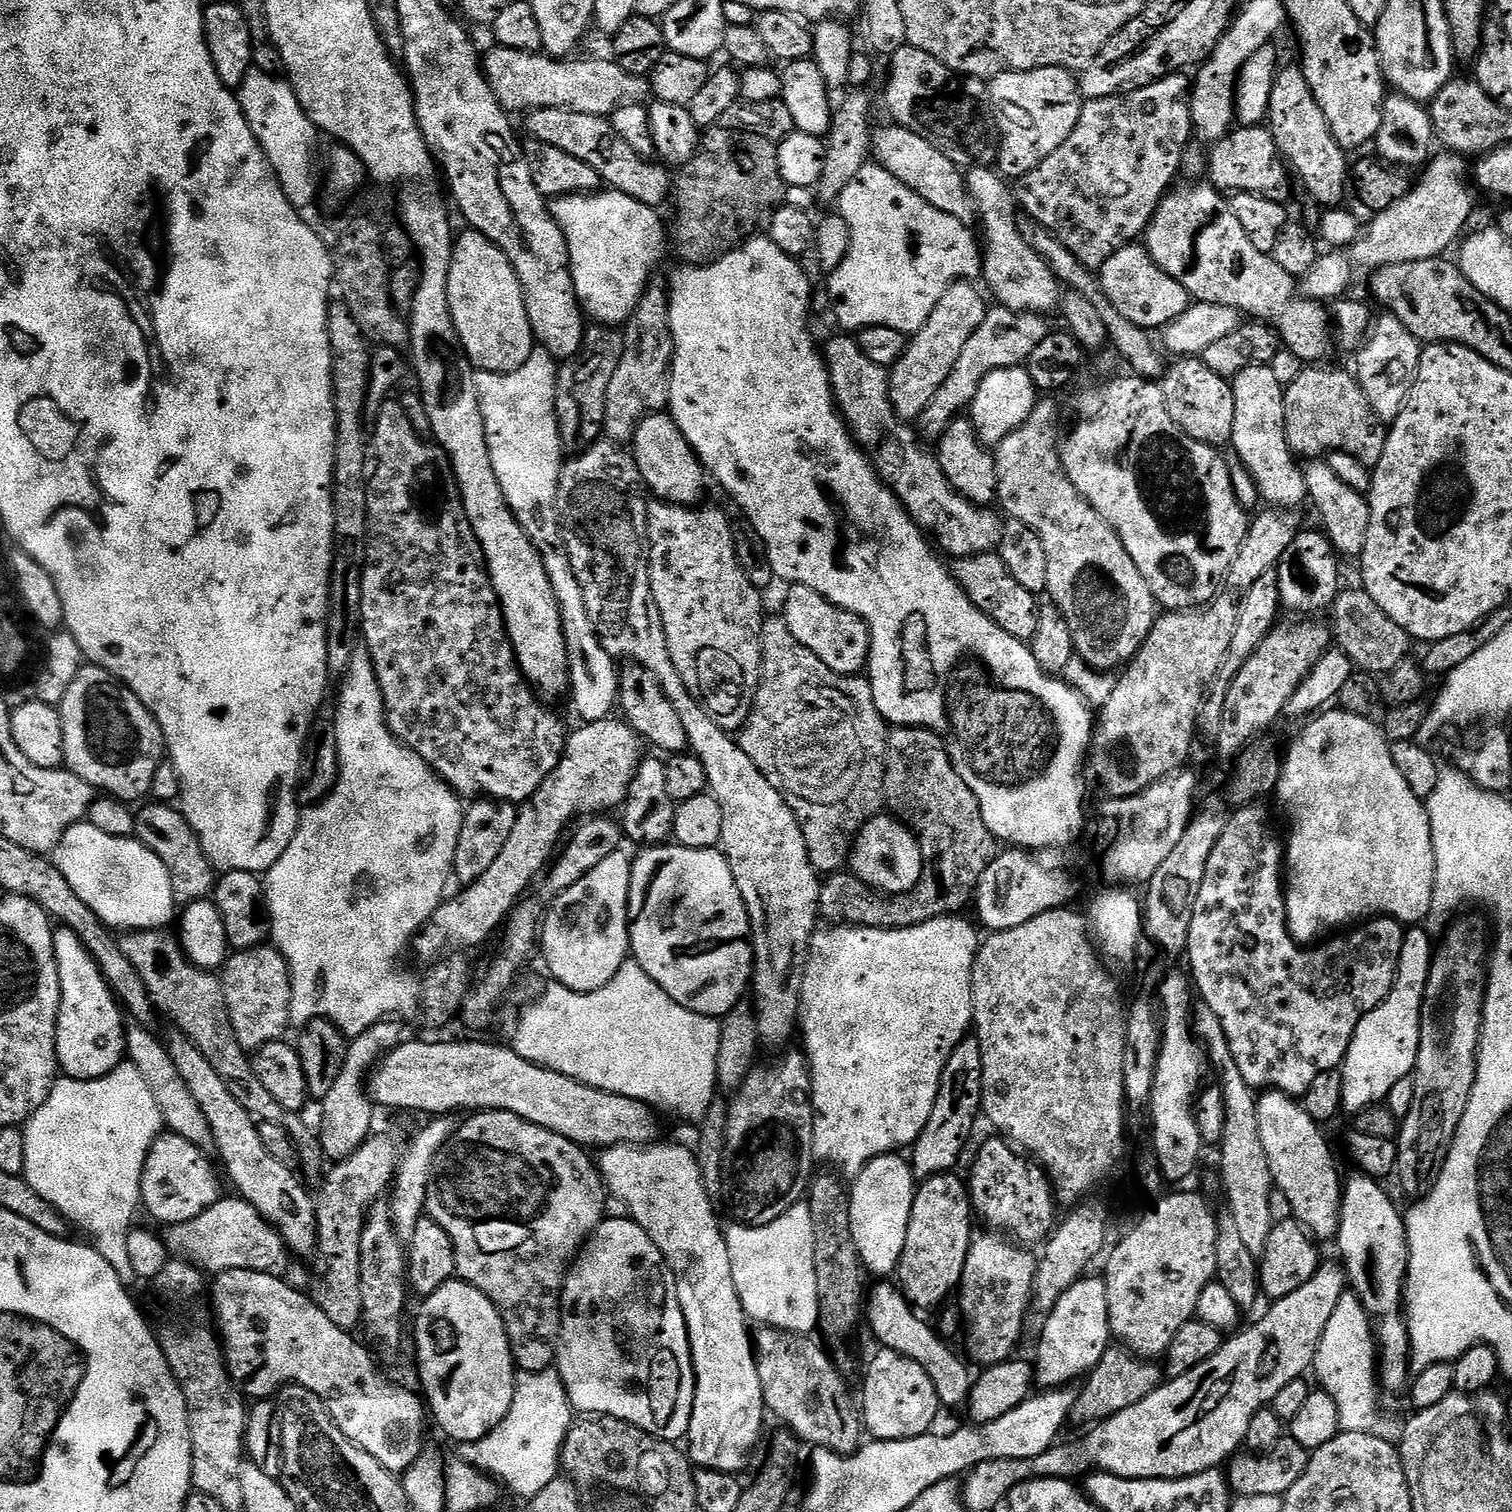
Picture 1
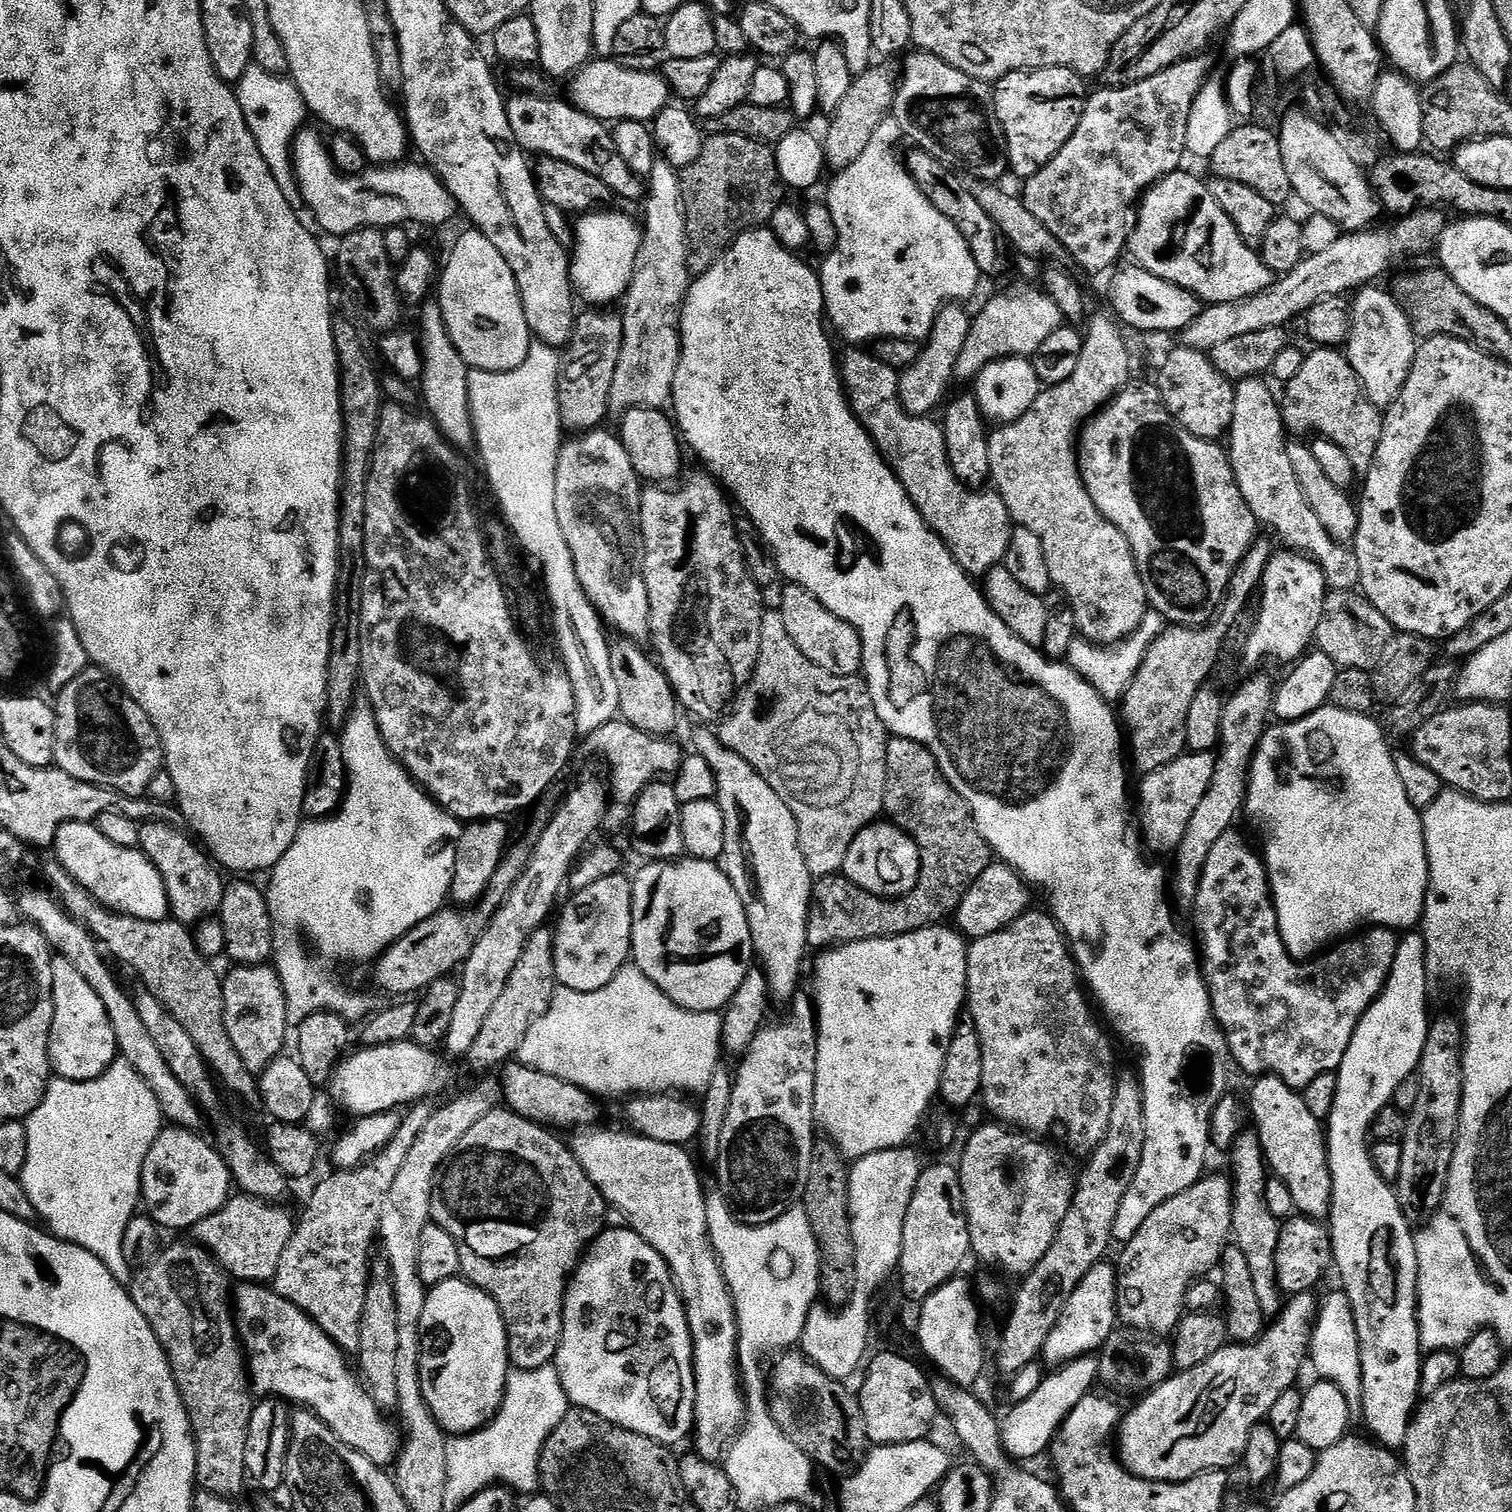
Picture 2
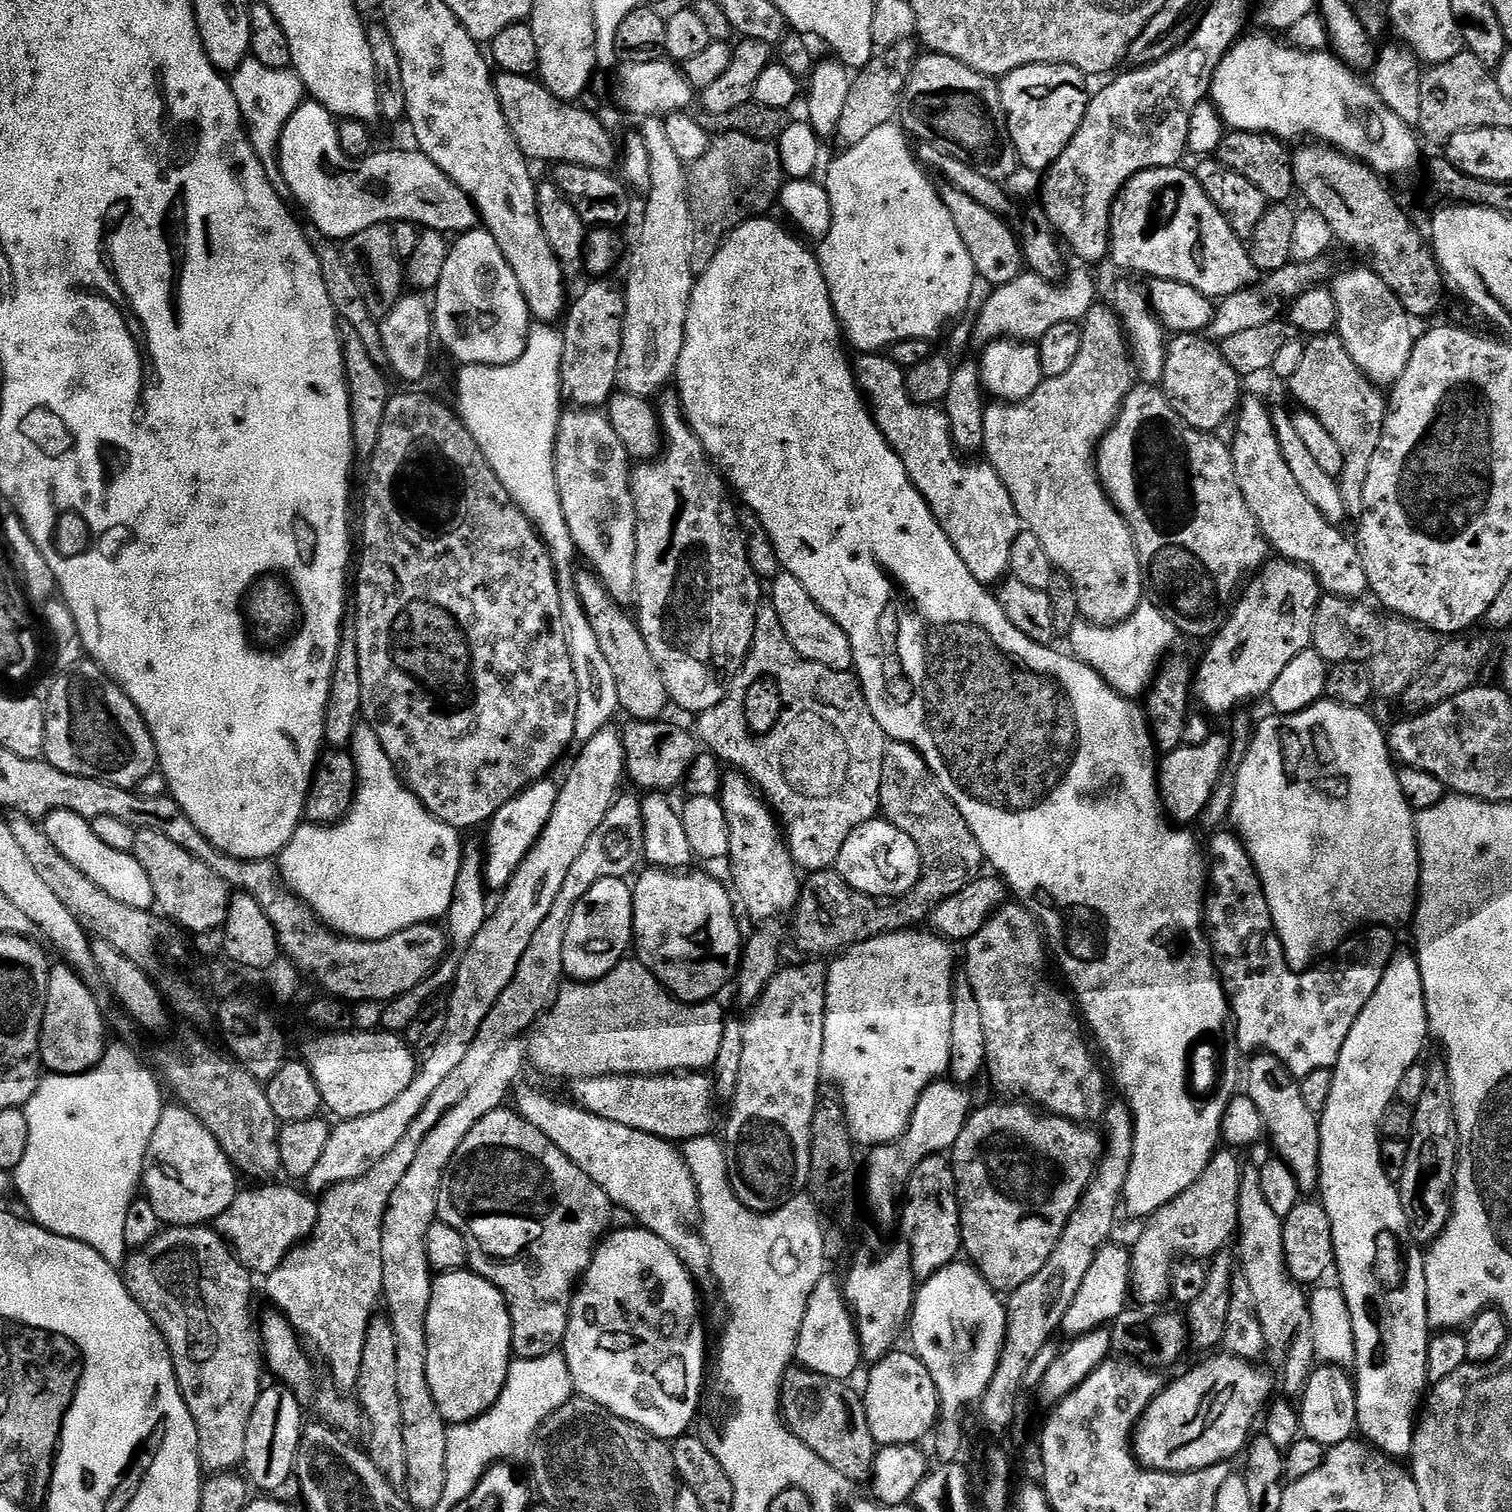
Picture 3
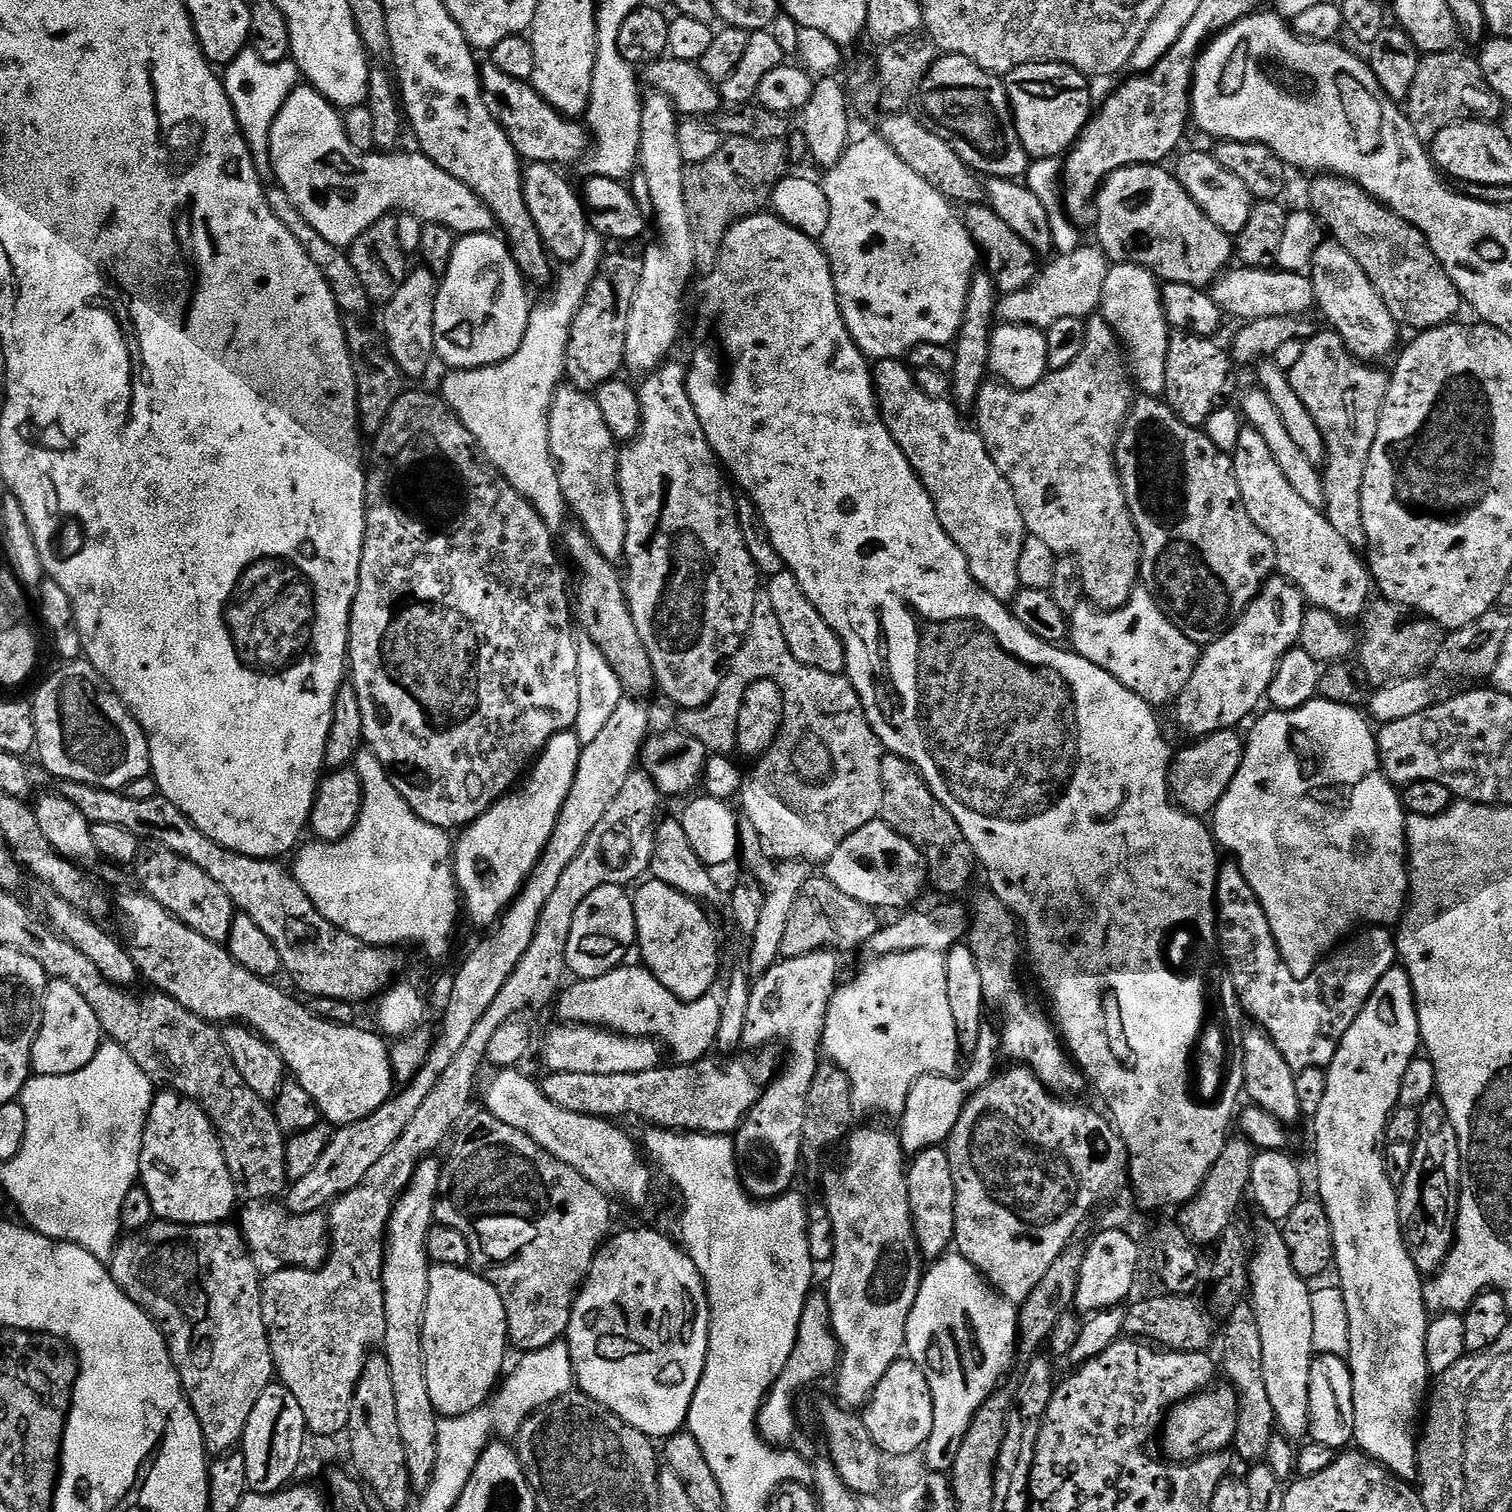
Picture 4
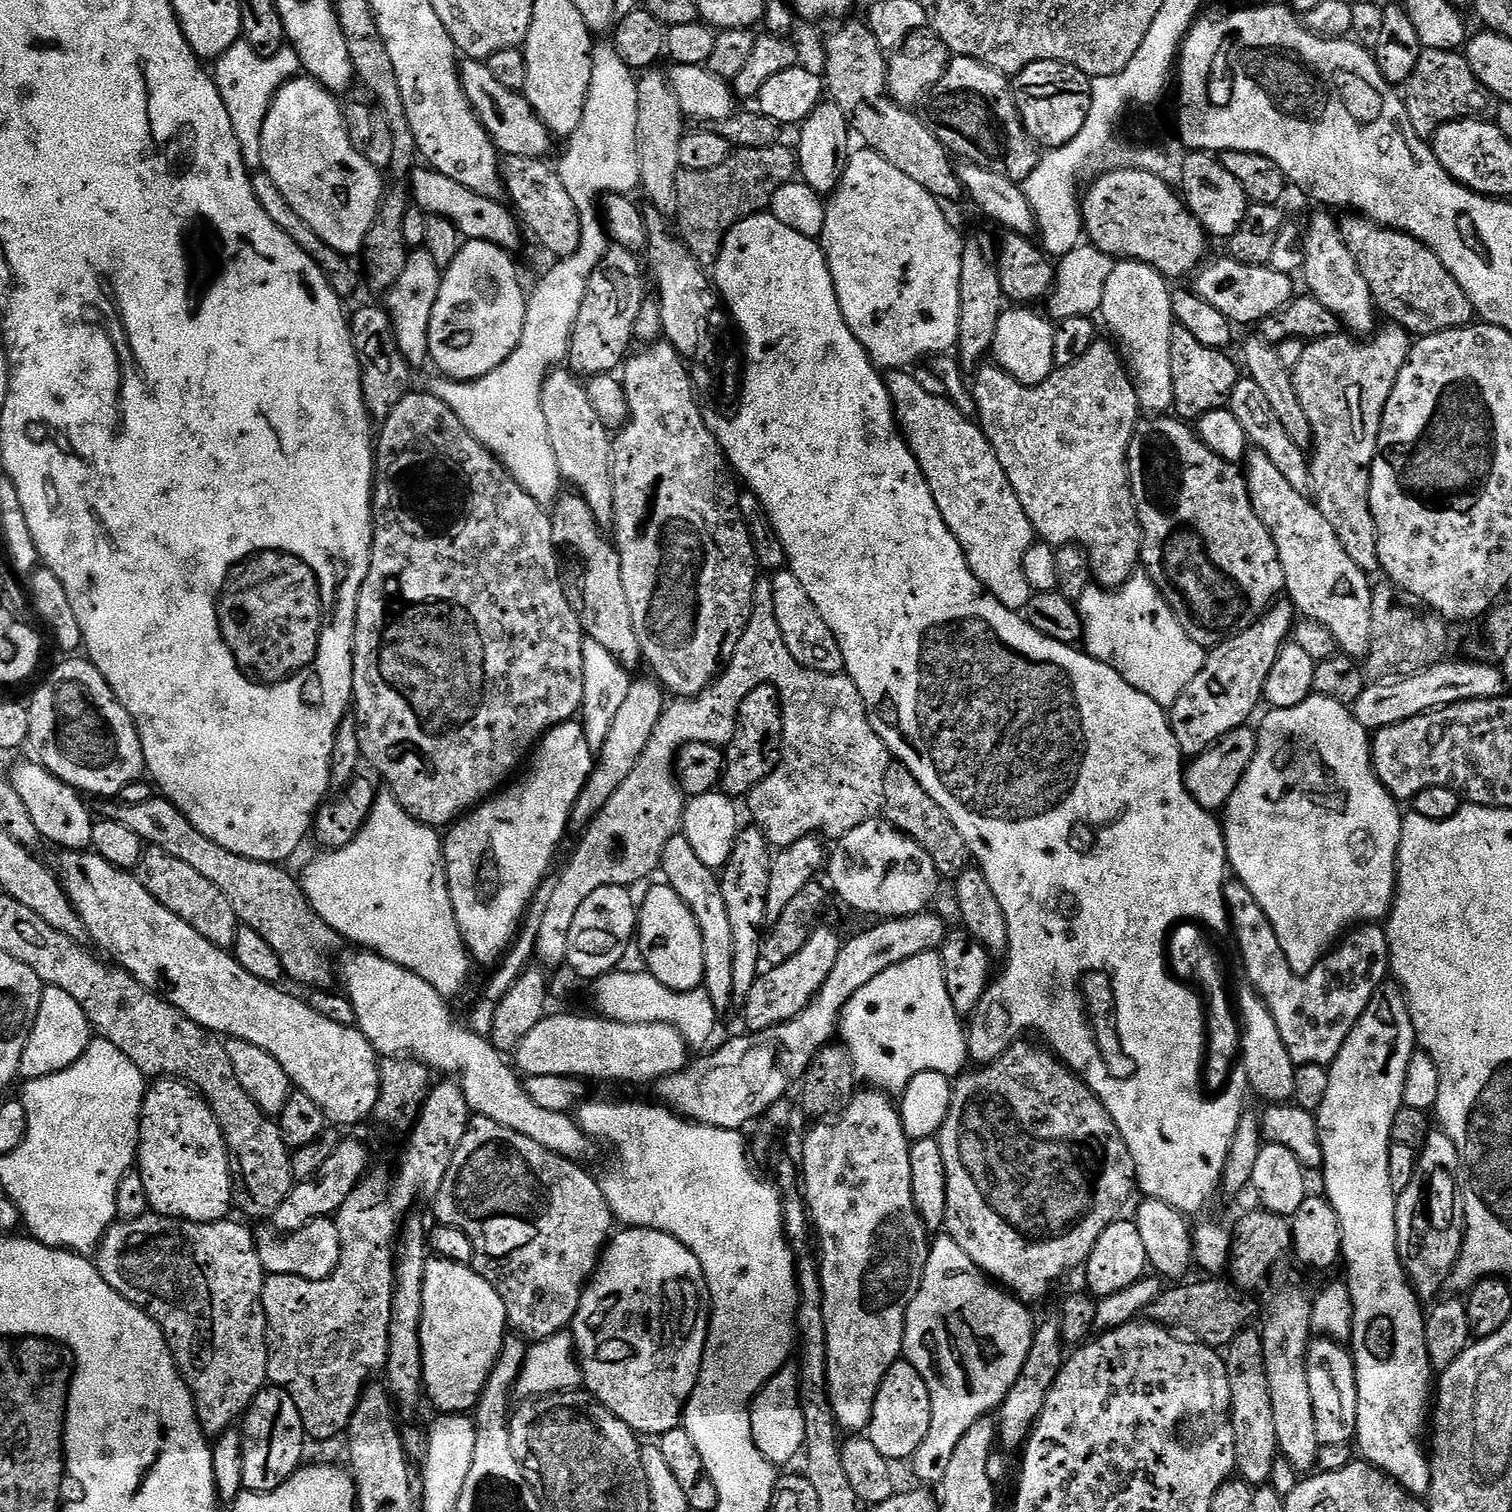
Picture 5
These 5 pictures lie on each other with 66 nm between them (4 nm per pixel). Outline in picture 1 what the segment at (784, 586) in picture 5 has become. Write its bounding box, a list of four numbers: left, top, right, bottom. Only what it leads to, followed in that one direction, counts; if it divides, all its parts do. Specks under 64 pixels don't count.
[782,584,870,678]

